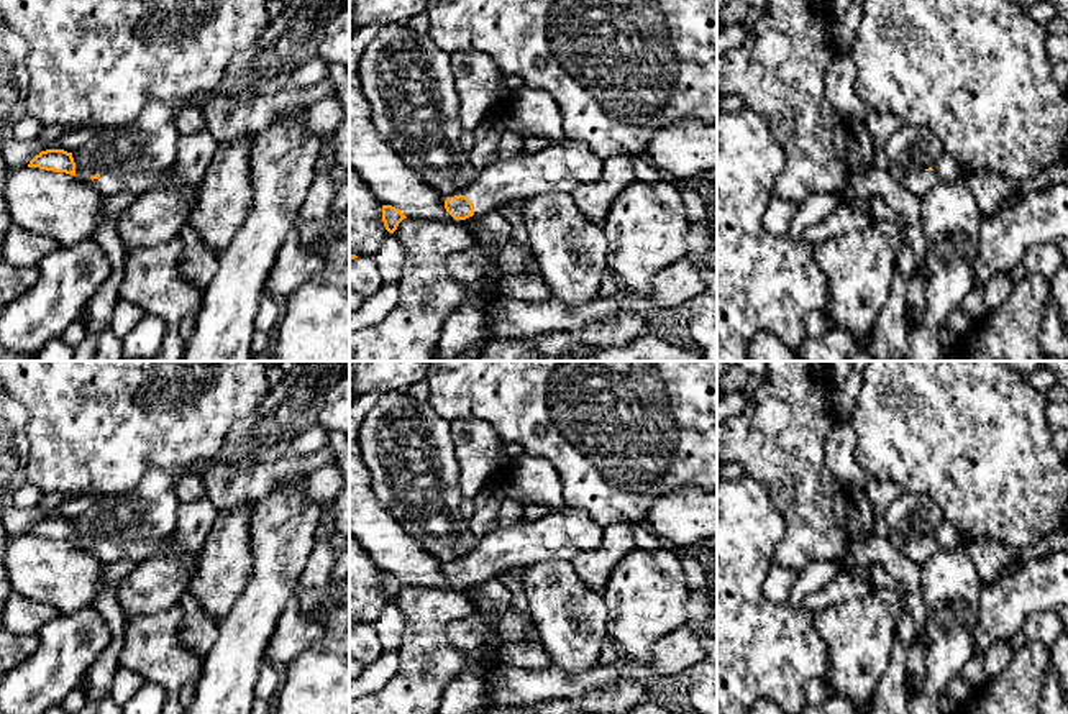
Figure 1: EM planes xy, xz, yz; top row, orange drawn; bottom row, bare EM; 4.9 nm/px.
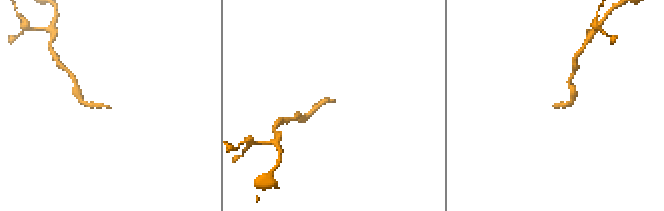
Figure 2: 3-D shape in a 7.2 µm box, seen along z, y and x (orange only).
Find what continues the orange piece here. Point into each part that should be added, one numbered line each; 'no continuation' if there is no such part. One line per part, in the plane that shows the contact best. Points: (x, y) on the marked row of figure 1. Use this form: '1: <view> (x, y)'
1: xz (563, 166)

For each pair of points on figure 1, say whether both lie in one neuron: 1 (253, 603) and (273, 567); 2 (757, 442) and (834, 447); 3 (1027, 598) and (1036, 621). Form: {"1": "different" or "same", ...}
{"1": "same", "2": "different", "3": "different"}

